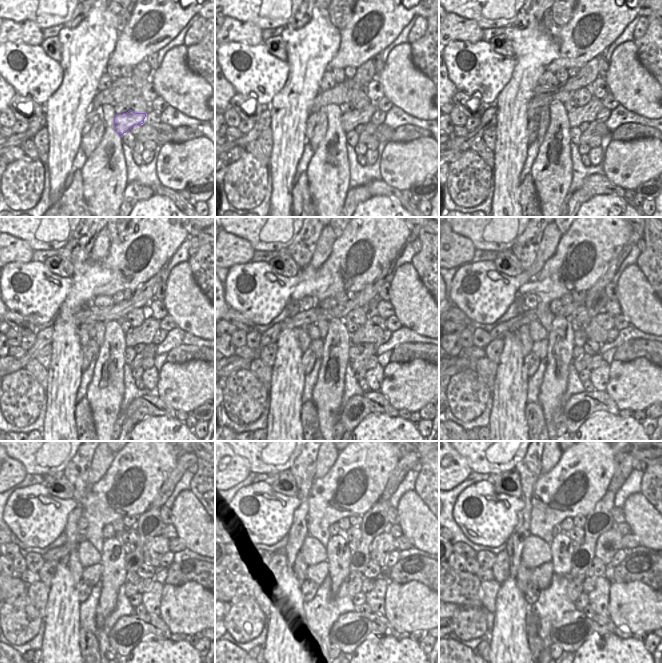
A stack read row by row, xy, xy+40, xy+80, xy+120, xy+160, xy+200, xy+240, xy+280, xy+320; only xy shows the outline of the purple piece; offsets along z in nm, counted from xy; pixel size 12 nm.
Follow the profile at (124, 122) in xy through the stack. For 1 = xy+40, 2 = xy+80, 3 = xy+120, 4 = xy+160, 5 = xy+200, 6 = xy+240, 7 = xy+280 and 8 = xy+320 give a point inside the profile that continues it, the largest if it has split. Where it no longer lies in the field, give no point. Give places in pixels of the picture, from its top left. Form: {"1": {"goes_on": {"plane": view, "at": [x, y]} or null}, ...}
{"1": {"goes_on": {"plane": "xy+40", "at": [350, 120]}}, "2": {"goes_on": {"plane": "xy+80", "at": [588, 113]}}, "3": {"goes_on": {"plane": "xy+120", "at": [144, 334]}}, "4": {"goes_on": {"plane": "xy+160", "at": [372, 330]}}, "5": {"goes_on": {"plane": "xy+200", "at": [597, 329]}}, "6": {"goes_on": {"plane": "xy+240", "at": [156, 547]}}, "7": {"goes_on": {"plane": "xy+280", "at": [382, 545]}}, "8": {"goes_on": {"plane": "xy+320", "at": [607, 545]}}}

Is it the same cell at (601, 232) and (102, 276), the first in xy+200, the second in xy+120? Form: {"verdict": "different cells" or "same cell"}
{"verdict": "different cells"}

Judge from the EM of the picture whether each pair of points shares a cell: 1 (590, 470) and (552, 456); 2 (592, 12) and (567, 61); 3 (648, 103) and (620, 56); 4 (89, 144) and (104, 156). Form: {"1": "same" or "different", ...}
{"1": "different", "2": "same", "3": "same", "4": "different"}

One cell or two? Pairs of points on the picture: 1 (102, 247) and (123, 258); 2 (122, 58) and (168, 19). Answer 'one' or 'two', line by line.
1: two
2: one

